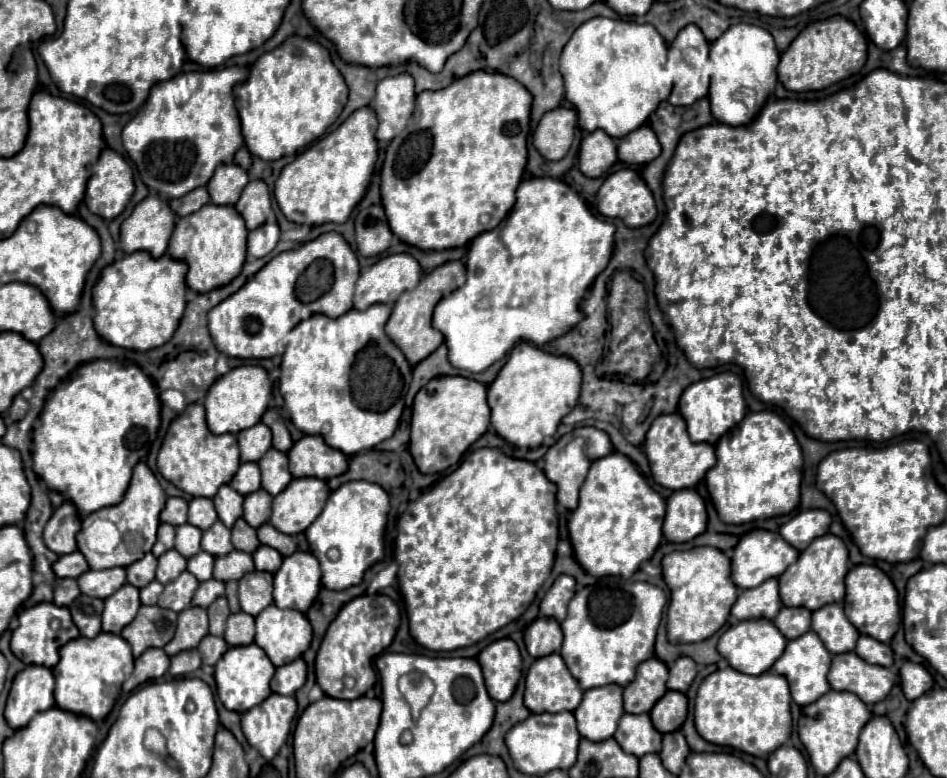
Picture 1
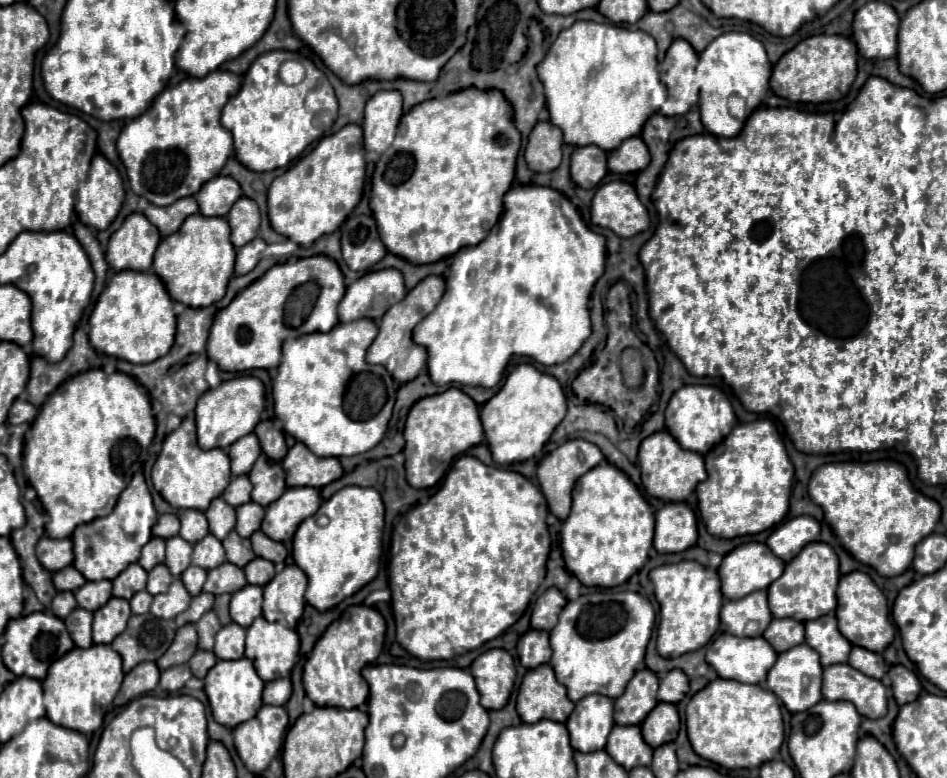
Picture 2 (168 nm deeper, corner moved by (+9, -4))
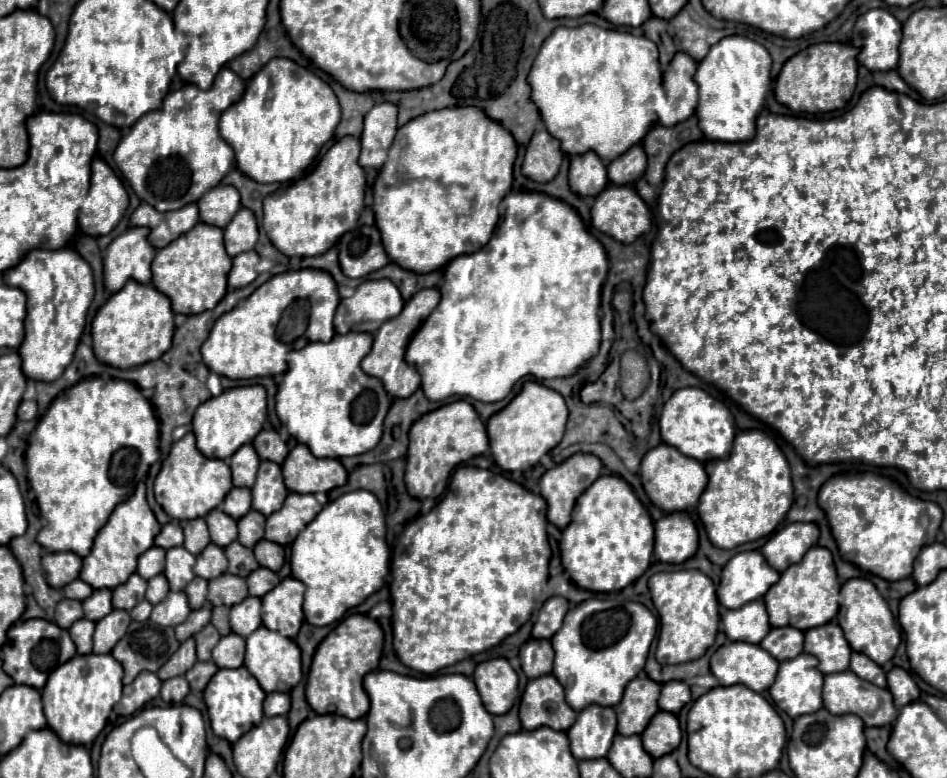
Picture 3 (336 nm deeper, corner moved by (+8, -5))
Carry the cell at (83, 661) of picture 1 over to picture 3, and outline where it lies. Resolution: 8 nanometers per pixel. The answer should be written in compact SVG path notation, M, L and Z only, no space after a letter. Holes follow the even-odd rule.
M75 655L49 675L47 685L41 689L43 711L47 727L57 731L63 743L91 745L103 731L113 705L121 699L123 667L111 655Z

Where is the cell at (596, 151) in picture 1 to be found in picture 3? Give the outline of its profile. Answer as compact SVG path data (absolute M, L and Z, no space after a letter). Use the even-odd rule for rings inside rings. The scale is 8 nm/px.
M593 151L571 159L569 187L575 195L597 197L607 187L607 183L607 169Z

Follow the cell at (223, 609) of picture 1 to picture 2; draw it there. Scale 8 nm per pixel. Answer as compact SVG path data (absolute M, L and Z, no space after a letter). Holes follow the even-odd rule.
M208 610L208 614L204 614L194 626L196 626L196 630L198 630L198 648L202 648L202 650L212 650L212 646L214 646L214 636L216 636L216 632L222 628L216 612L214 612L214 610Z

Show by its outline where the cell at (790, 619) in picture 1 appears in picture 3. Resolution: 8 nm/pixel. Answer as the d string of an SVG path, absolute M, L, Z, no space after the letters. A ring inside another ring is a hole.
M775 627L759 643L759 647L769 651L777 661L793 659L803 653L803 633L793 627Z

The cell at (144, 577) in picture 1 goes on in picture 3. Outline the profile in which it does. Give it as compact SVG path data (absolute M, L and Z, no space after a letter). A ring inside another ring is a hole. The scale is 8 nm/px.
M133 573L127 583L113 589L113 607L131 611L141 599L145 599L145 589L147 581L141 579L137 573Z

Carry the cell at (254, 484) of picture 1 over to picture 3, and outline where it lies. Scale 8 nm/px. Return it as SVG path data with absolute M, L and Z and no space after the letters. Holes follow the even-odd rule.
M233 487L223 501L223 511L233 519L247 515L251 511L251 491L245 487Z

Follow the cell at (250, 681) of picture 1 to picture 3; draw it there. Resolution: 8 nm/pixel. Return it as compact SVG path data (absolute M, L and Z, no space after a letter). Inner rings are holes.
M245 667L219 669L213 675L213 679L209 681L209 685L205 687L203 697L207 703L211 729L215 731L217 737L227 739L229 743L235 743L241 735L245 735L245 731L253 729L263 719L261 703L265 699L265 691L259 687L257 679L253 679L253 675L249 675L249 671Z

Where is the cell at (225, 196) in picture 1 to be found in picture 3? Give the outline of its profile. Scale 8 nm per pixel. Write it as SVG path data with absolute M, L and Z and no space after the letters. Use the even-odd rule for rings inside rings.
M217 185L211 191L207 191L199 201L199 219L207 225L225 229L229 219L239 211L239 191L229 185Z

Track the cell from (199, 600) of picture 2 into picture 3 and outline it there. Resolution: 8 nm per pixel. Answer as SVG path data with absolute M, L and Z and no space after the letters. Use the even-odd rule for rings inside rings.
M205 605L203 609L197 609L197 611L191 611L189 613L189 619L181 625L175 627L175 635L179 641L185 641L189 637L193 637L197 631L201 631L201 627L205 627L211 619L211 607Z

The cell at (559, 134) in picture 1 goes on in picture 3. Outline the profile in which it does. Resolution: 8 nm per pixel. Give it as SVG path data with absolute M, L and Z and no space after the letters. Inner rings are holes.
M537 131L527 145L525 161L523 161L523 175L537 183L549 183L561 165L563 153L559 149L559 141L551 137L547 131Z

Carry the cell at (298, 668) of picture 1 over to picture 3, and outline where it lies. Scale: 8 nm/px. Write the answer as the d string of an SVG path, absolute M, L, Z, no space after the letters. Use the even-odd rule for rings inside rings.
M269 693L265 697L265 715L287 715L291 709L291 699L285 693Z

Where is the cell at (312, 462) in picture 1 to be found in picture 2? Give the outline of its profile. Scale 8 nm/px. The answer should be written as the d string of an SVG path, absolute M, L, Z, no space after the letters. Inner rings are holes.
M296 442L282 460L288 486L322 488L338 480L344 470L338 458L320 458L312 454L302 442Z

